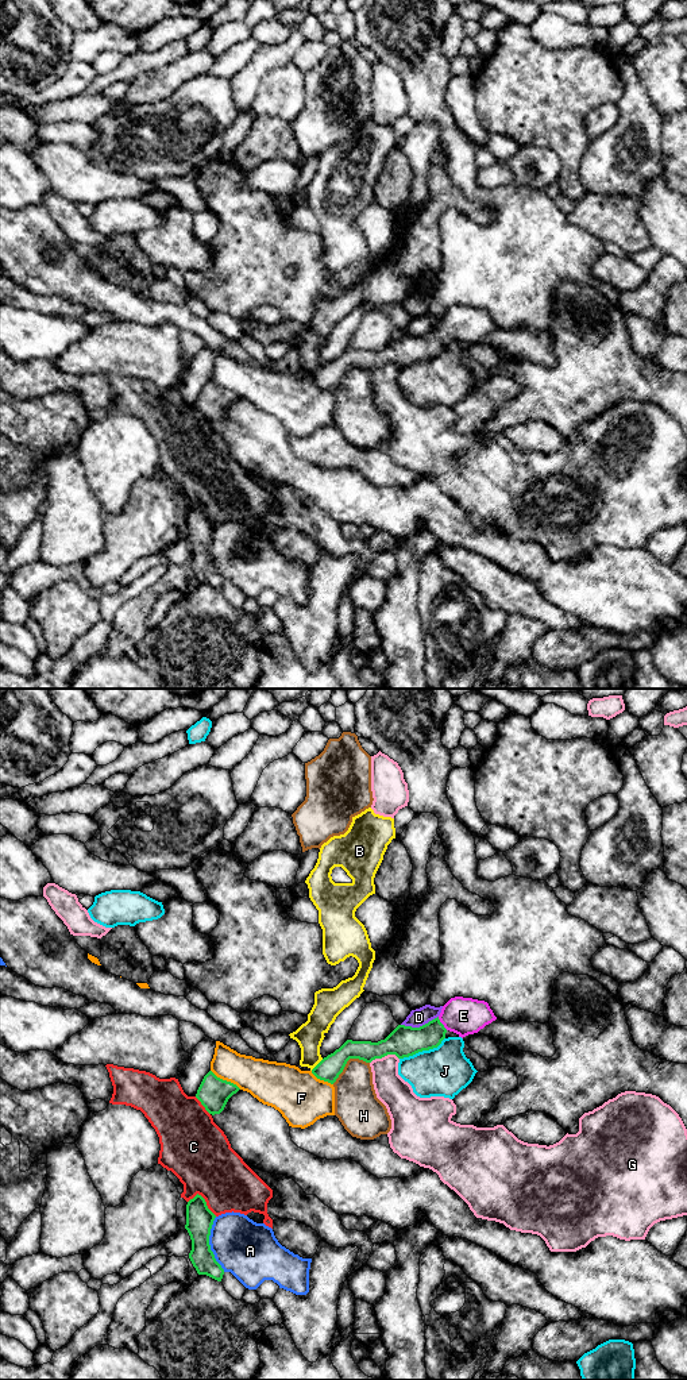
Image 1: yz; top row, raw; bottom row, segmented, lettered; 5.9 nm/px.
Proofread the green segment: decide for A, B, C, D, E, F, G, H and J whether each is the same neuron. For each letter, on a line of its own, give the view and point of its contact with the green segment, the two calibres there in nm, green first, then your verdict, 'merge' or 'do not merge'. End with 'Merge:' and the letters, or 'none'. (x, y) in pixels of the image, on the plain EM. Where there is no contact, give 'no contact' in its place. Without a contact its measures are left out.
A: yz (208, 552) | 160/340 nm | do not merge
B: yz (317, 373) | 140/160 nm | do not merge
C: yz (204, 508) | 160/380 nm | do not merge
D: yz (420, 335) | 190/110 nm | do not merge
E: yz (442, 332) | 190/220 nm | merge
F: yz (226, 389) | 190/240 nm | do not merge
G: yz (383, 365) | 190/190 nm | do not merge
H: yz (347, 369) | 140/260 nm | do not merge
J: yz (423, 358) | 190/300 nm | do not merge
Merge: E

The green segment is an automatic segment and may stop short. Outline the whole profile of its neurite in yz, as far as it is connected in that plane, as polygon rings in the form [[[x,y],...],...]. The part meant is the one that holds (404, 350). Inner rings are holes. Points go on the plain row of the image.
[[[455,305],[443,315],[437,327],[420,336],[398,334],[378,351],[347,348],[339,358],[324,366],[312,382],[333,393],[350,367],[371,371],[387,363],[395,363],[398,367],[409,366],[437,356],[448,339],[463,347],[478,342],[495,328],[487,311]]]

